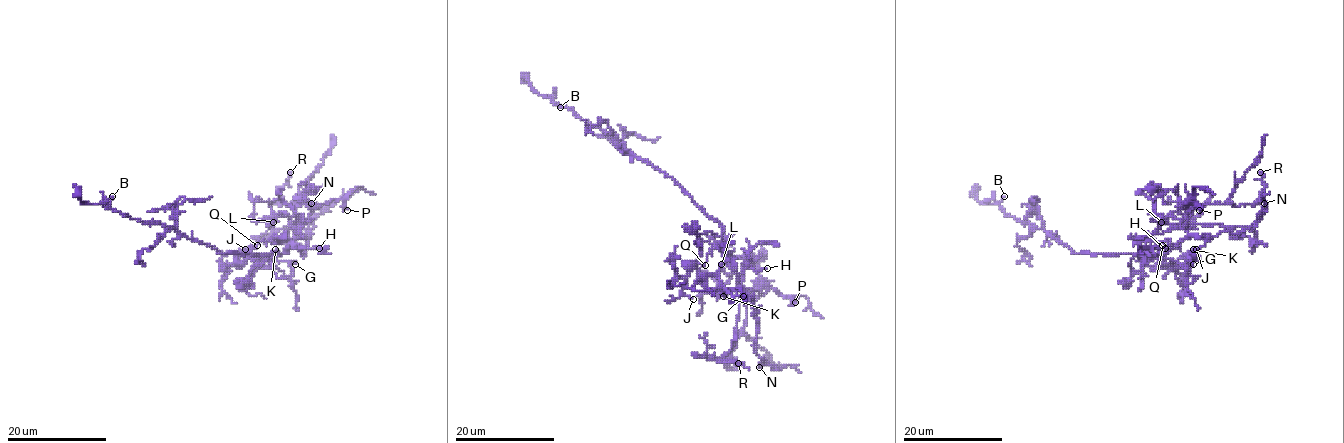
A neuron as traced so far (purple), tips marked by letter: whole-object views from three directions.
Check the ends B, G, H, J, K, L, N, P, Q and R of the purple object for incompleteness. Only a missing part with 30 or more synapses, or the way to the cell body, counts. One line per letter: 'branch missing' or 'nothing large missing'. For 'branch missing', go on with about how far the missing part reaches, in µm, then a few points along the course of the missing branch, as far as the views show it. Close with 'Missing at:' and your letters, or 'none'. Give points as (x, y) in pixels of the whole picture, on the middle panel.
B: nothing large missing
G: nothing large missing
H: nothing large missing
J: nothing large missing
K: nothing large missing
L: nothing large missing
N: nothing large missing
P: nothing large missing
Q: nothing large missing
R: nothing large missing
Missing at: none

